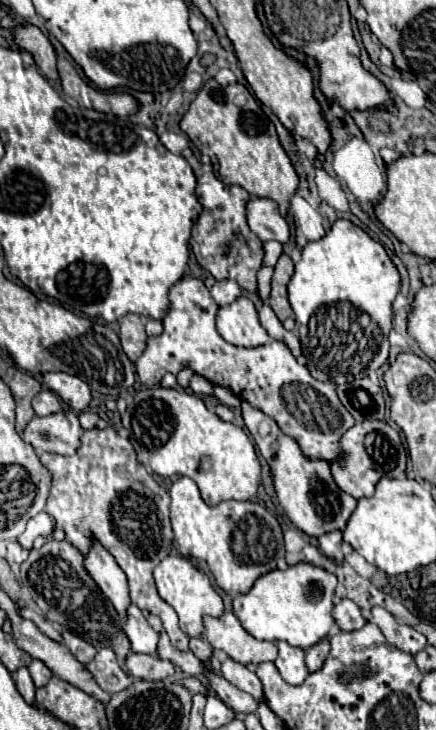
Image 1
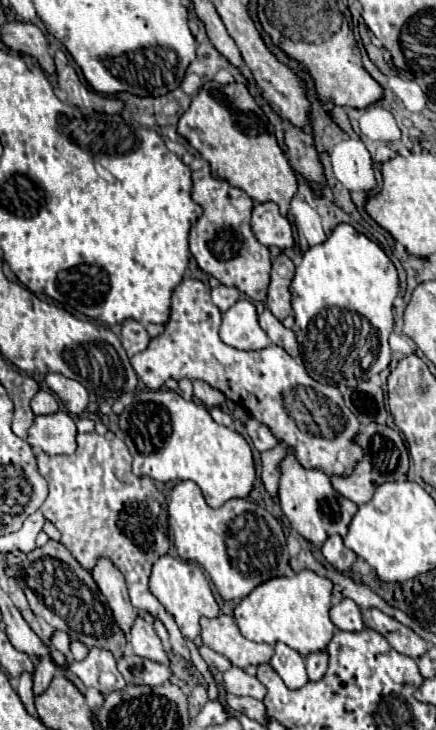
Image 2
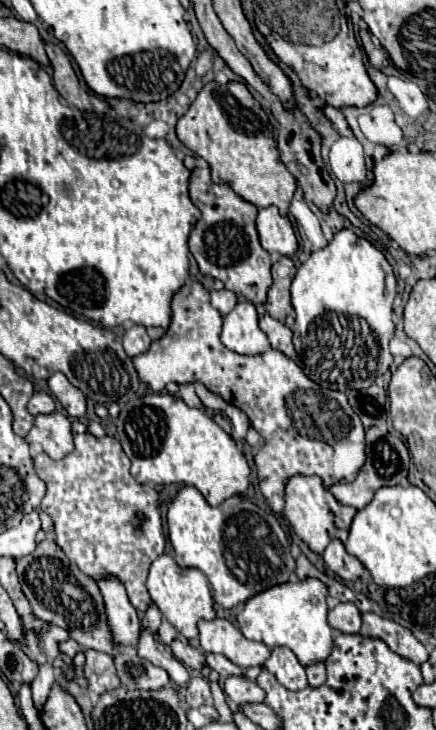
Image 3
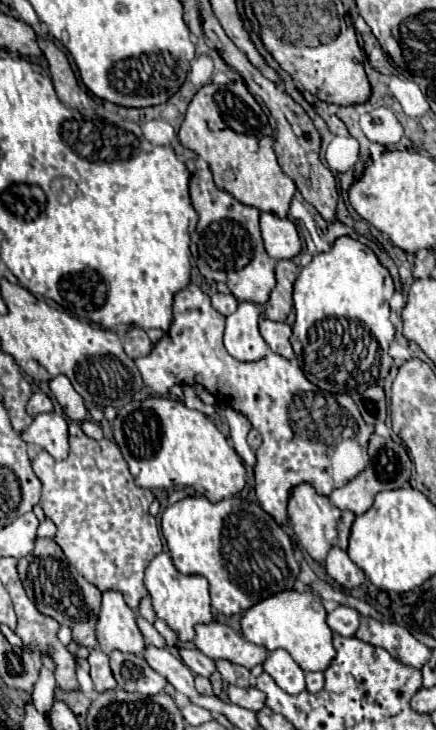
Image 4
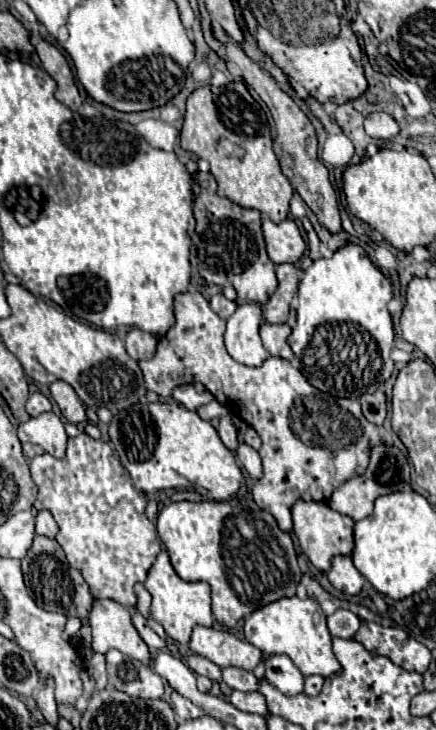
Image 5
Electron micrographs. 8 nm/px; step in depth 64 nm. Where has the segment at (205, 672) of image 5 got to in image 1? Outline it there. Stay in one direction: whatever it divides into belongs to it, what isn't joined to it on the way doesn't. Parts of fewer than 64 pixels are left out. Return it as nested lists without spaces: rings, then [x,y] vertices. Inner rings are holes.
[[[112,426],[92,428],[82,434],[82,446],[74,456],[42,454],[40,462],[52,474],[46,510],[54,516],[56,526],[66,532],[66,540],[86,556],[91,545],[87,534],[94,534],[126,572],[132,602],[138,608],[156,614],[162,620],[170,642],[180,650],[188,650],[188,636],[180,630],[174,608],[160,598],[154,584],[154,566],[158,566],[172,548],[168,516],[170,494],[164,488],[154,490],[148,486],[152,484],[152,476],[138,462],[132,442],[118,436]]]

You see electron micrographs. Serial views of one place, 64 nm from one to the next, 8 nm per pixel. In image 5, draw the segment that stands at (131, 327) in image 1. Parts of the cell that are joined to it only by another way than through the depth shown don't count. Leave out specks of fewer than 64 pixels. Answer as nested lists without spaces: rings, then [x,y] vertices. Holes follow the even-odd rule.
[[[128,332],[126,334],[126,352],[134,360],[146,360],[152,358],[156,352],[156,340],[148,332]]]

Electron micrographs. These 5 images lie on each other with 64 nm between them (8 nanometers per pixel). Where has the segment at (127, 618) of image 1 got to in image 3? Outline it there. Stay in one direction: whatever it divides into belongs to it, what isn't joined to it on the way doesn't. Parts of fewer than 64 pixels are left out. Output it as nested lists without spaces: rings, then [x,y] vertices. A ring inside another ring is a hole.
[[[144,626],[140,628],[136,650],[138,650],[138,654],[142,658],[146,658],[152,664],[164,668],[178,686],[184,688],[188,684],[188,670],[182,666],[182,662],[178,662],[174,658],[174,654],[170,652],[170,648],[166,644],[162,644],[160,640],[156,640],[156,636],[148,628],[144,628]]]

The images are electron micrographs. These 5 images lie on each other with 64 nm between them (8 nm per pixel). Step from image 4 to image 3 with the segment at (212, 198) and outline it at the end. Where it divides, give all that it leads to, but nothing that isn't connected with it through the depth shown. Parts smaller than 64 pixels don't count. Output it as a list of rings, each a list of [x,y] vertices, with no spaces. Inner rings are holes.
[[[198,166],[192,170],[190,196],[202,212],[200,220],[190,232],[190,252],[194,254],[200,272],[222,280],[224,286],[236,292],[238,298],[244,298],[252,304],[264,304],[268,288],[272,284],[272,260],[258,240],[254,224],[258,208],[252,202],[246,202],[242,196],[238,196],[230,186],[212,182],[208,166]]]

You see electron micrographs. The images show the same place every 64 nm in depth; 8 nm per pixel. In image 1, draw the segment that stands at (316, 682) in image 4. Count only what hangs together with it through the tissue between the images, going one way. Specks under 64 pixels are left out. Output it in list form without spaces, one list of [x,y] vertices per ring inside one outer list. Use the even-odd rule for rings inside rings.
[[[322,638],[318,644],[308,648],[308,652],[306,652],[306,666],[308,666],[308,670],[314,672],[316,668],[320,668],[320,664],[324,664],[328,652],[330,652],[330,640],[328,638]]]

